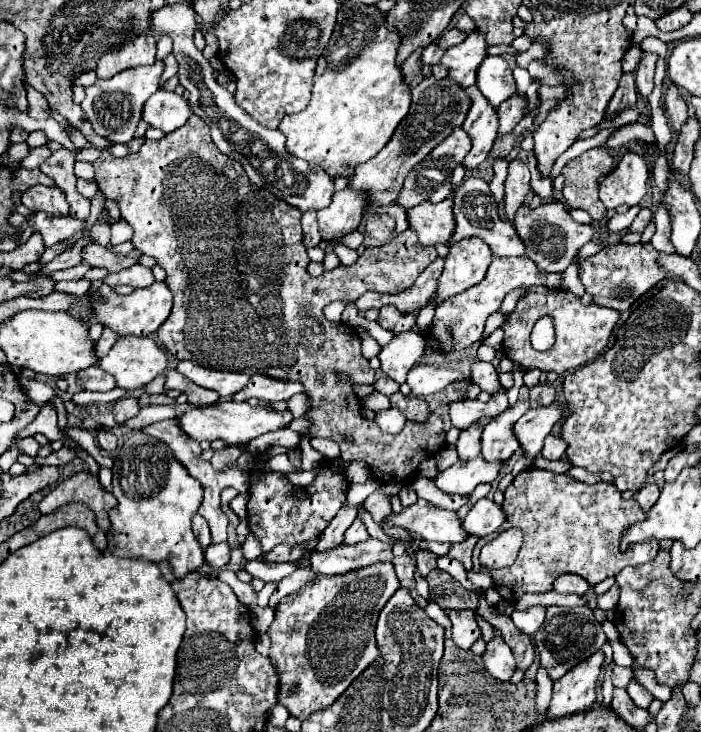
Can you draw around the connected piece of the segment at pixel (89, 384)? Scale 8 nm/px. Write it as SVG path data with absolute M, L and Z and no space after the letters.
M90 366L82 372L76 374L76 384L82 390L94 390L94 392L106 392L116 388L112 376L108 376L104 370L100 370L98 366Z

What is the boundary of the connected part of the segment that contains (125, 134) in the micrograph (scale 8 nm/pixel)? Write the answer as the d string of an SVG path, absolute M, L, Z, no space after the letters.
M156 62L154 66L138 66L138 68L130 68L124 70L108 80L98 80L92 86L86 86L86 98L82 100L82 110L86 114L86 118L92 122L94 130L100 136L110 138L114 144L116 142L130 142L134 138L134 128L140 122L140 112L144 106L144 100L148 100L148 96L152 96L152 92L158 90L158 78L162 74L164 64Z

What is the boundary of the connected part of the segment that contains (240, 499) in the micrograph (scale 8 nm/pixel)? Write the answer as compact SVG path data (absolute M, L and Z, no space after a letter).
M246 492L246 494L238 494L238 496L230 502L232 510L240 516L240 520L246 520L246 502L248 502L248 492Z

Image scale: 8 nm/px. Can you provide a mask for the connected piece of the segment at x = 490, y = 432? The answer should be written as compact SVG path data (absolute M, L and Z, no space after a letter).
M520 388L520 398L518 402L504 410L496 420L490 420L484 426L482 432L482 458L486 462L498 462L498 460L508 460L520 446L516 444L516 438L512 436L512 424L530 408L528 404L528 388Z

